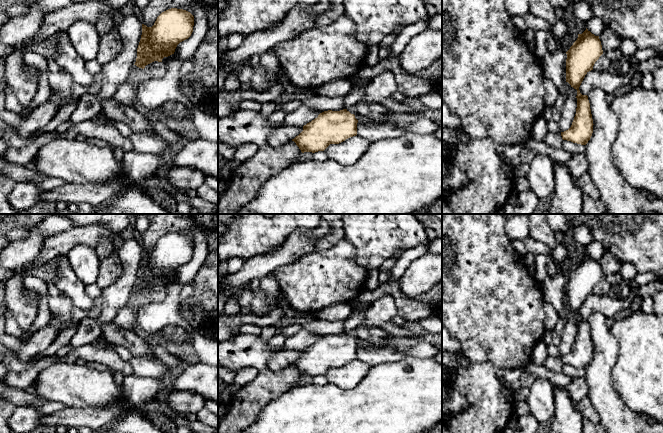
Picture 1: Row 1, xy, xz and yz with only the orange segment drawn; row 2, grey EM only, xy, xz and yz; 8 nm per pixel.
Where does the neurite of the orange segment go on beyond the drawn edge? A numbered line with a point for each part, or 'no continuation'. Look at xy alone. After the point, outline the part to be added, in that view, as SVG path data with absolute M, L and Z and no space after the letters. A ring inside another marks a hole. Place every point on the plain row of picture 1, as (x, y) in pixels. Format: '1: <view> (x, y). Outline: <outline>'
no continuation

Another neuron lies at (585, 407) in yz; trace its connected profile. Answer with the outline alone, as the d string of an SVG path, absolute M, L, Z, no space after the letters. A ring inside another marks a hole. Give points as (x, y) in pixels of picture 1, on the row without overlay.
M584 397L580 402L574 404L574 407L581 414L583 419L588 419L595 424L600 424L600 416L589 397Z

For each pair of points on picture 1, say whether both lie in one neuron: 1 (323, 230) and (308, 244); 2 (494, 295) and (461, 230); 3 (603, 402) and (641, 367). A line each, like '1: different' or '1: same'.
1: same
2: same
3: different

